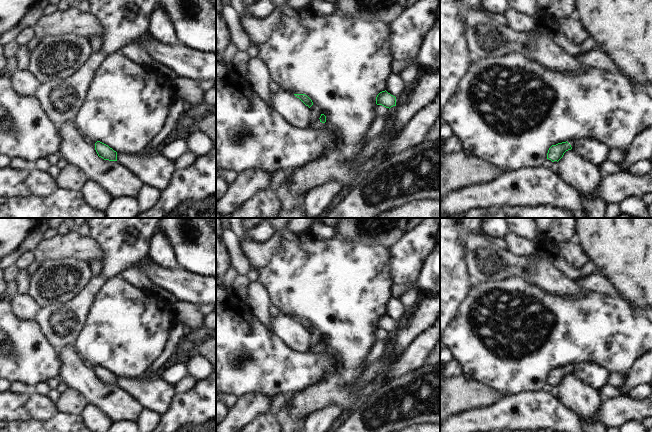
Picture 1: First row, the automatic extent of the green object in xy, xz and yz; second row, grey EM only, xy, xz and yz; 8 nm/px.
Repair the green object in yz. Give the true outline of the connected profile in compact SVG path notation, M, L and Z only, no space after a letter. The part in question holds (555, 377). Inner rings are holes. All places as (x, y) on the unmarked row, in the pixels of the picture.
M570 363L566 366L558 367L556 369L552 369L547 377L547 383L554 385L559 385L564 377L568 374L571 374L574 372L576 365L573 363Z

